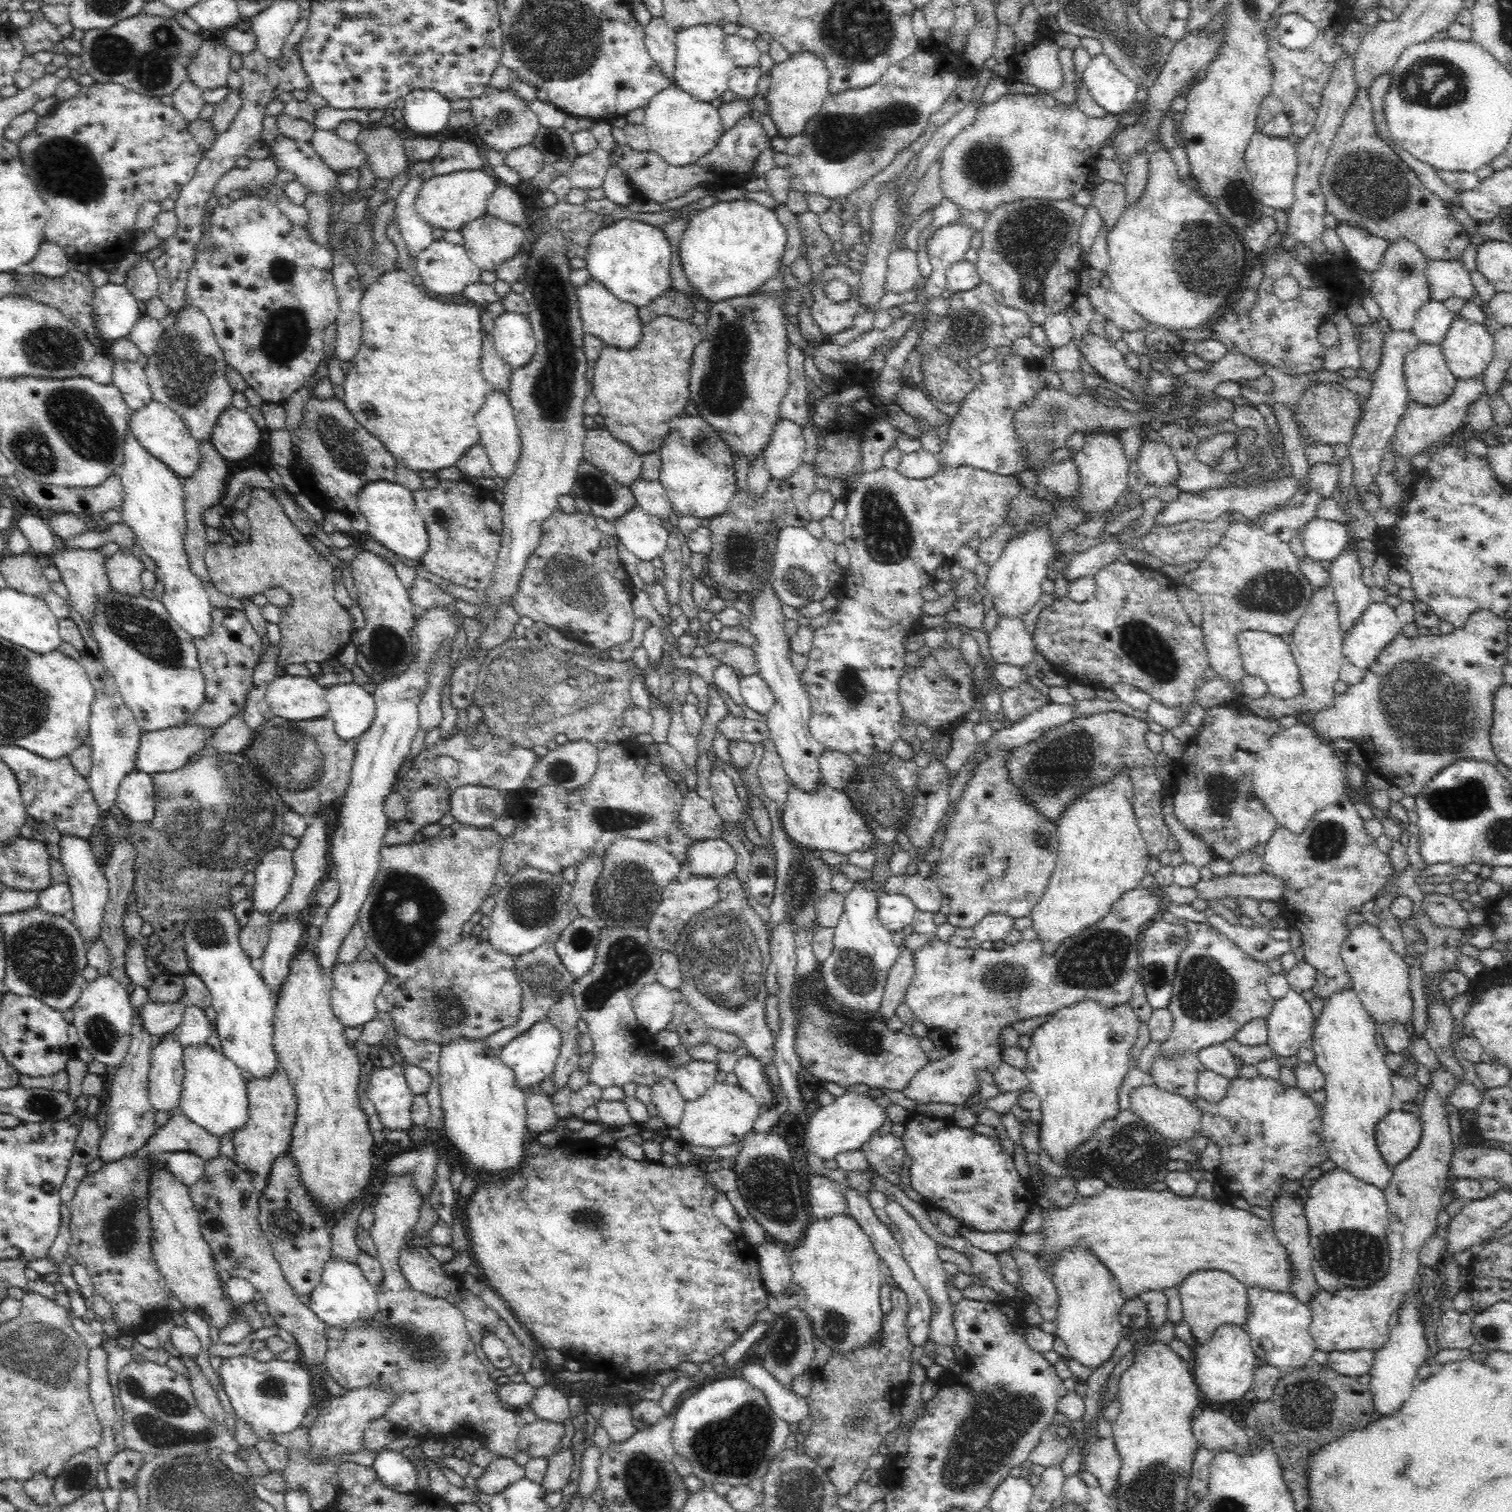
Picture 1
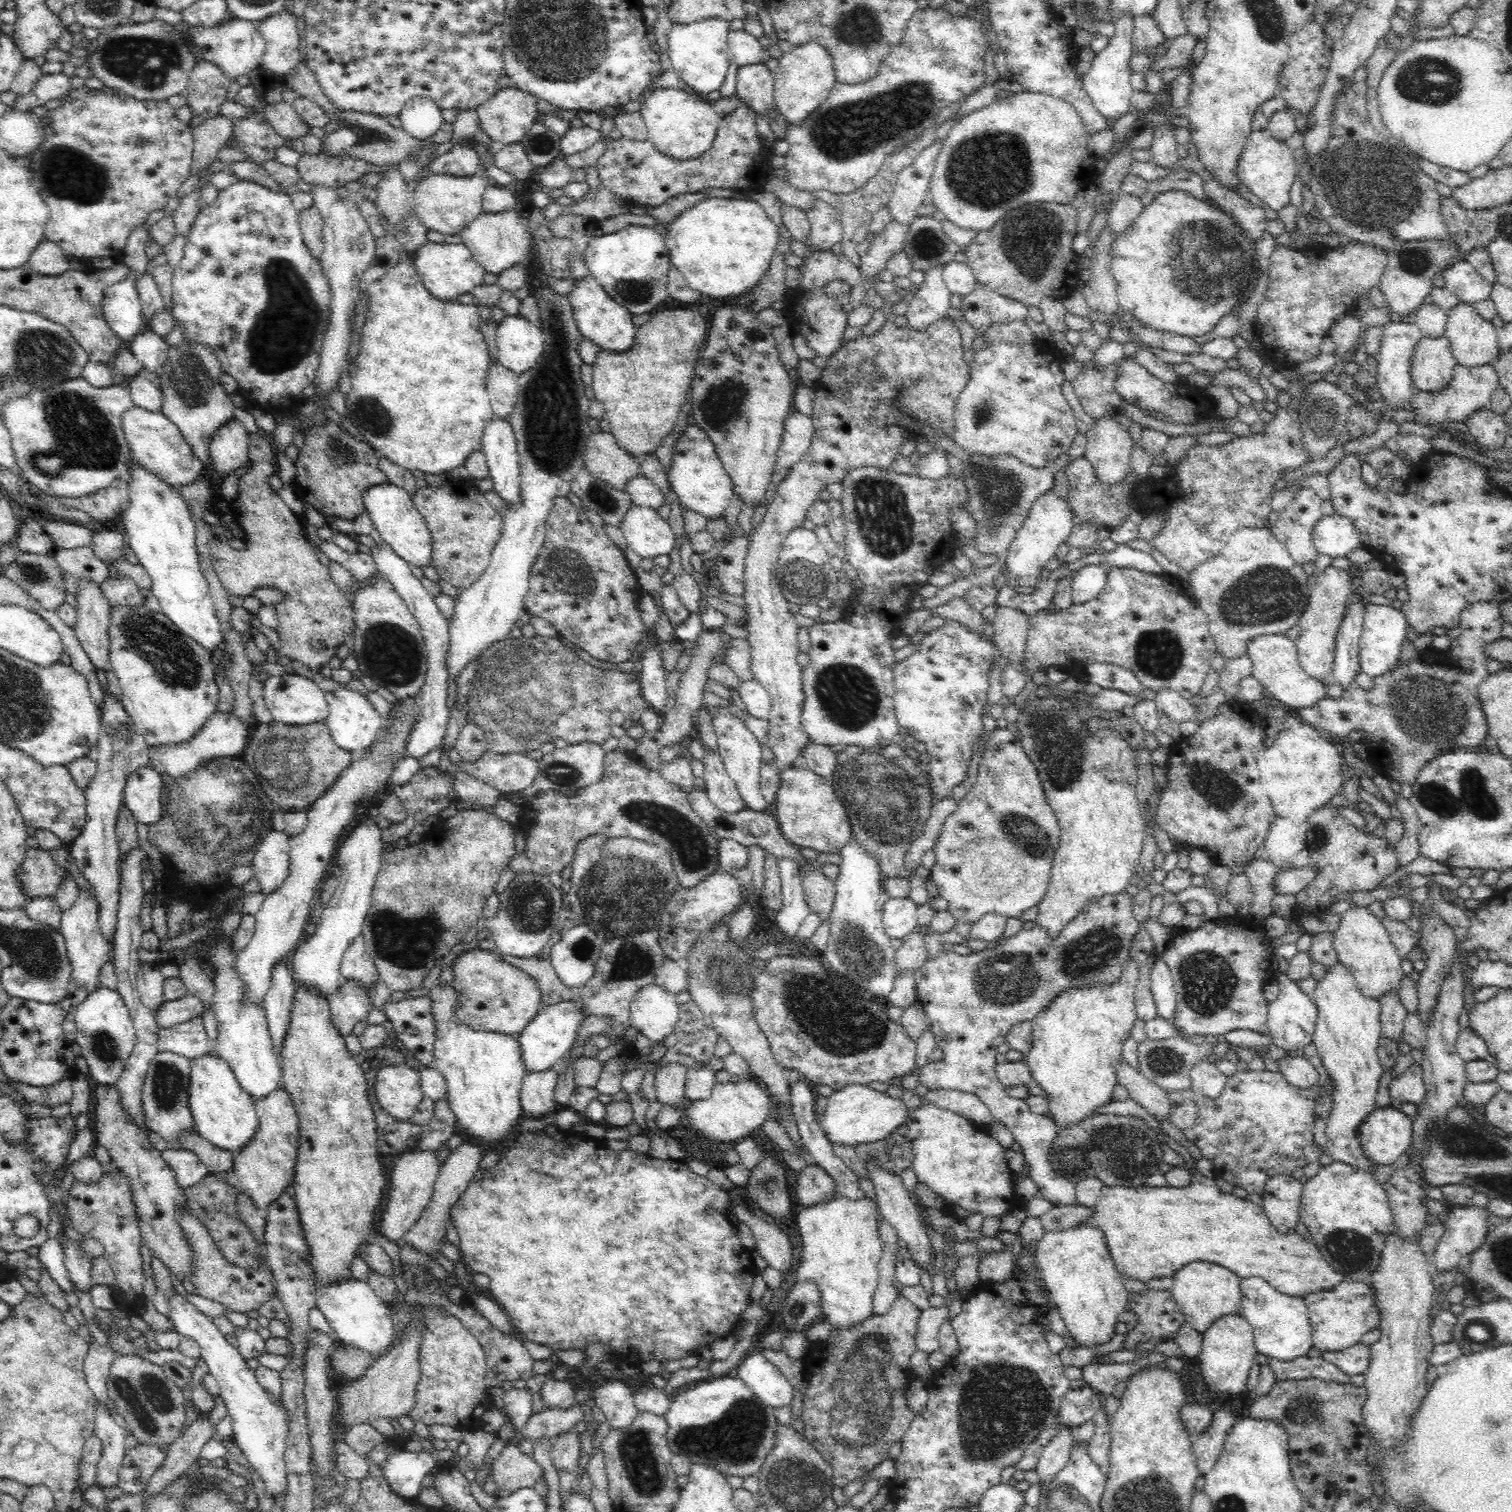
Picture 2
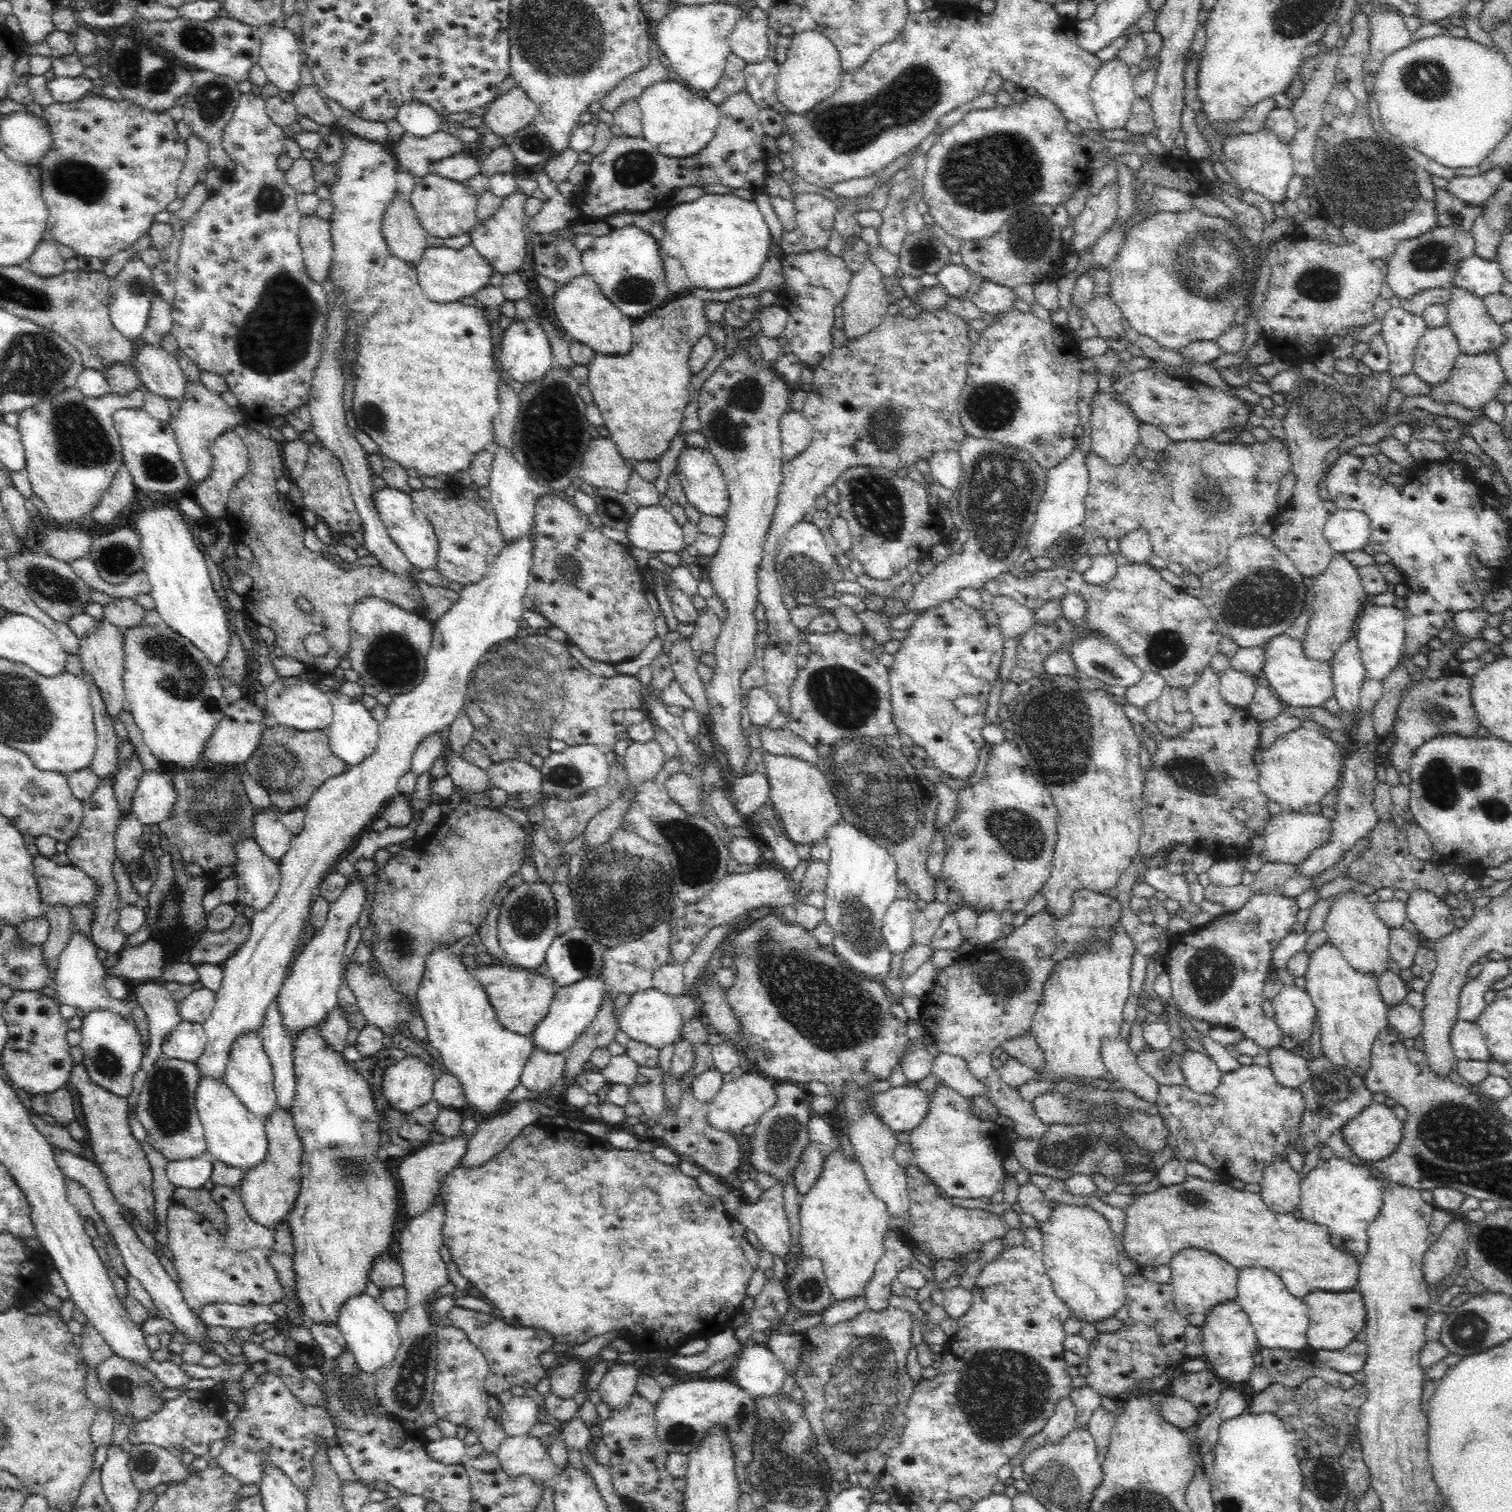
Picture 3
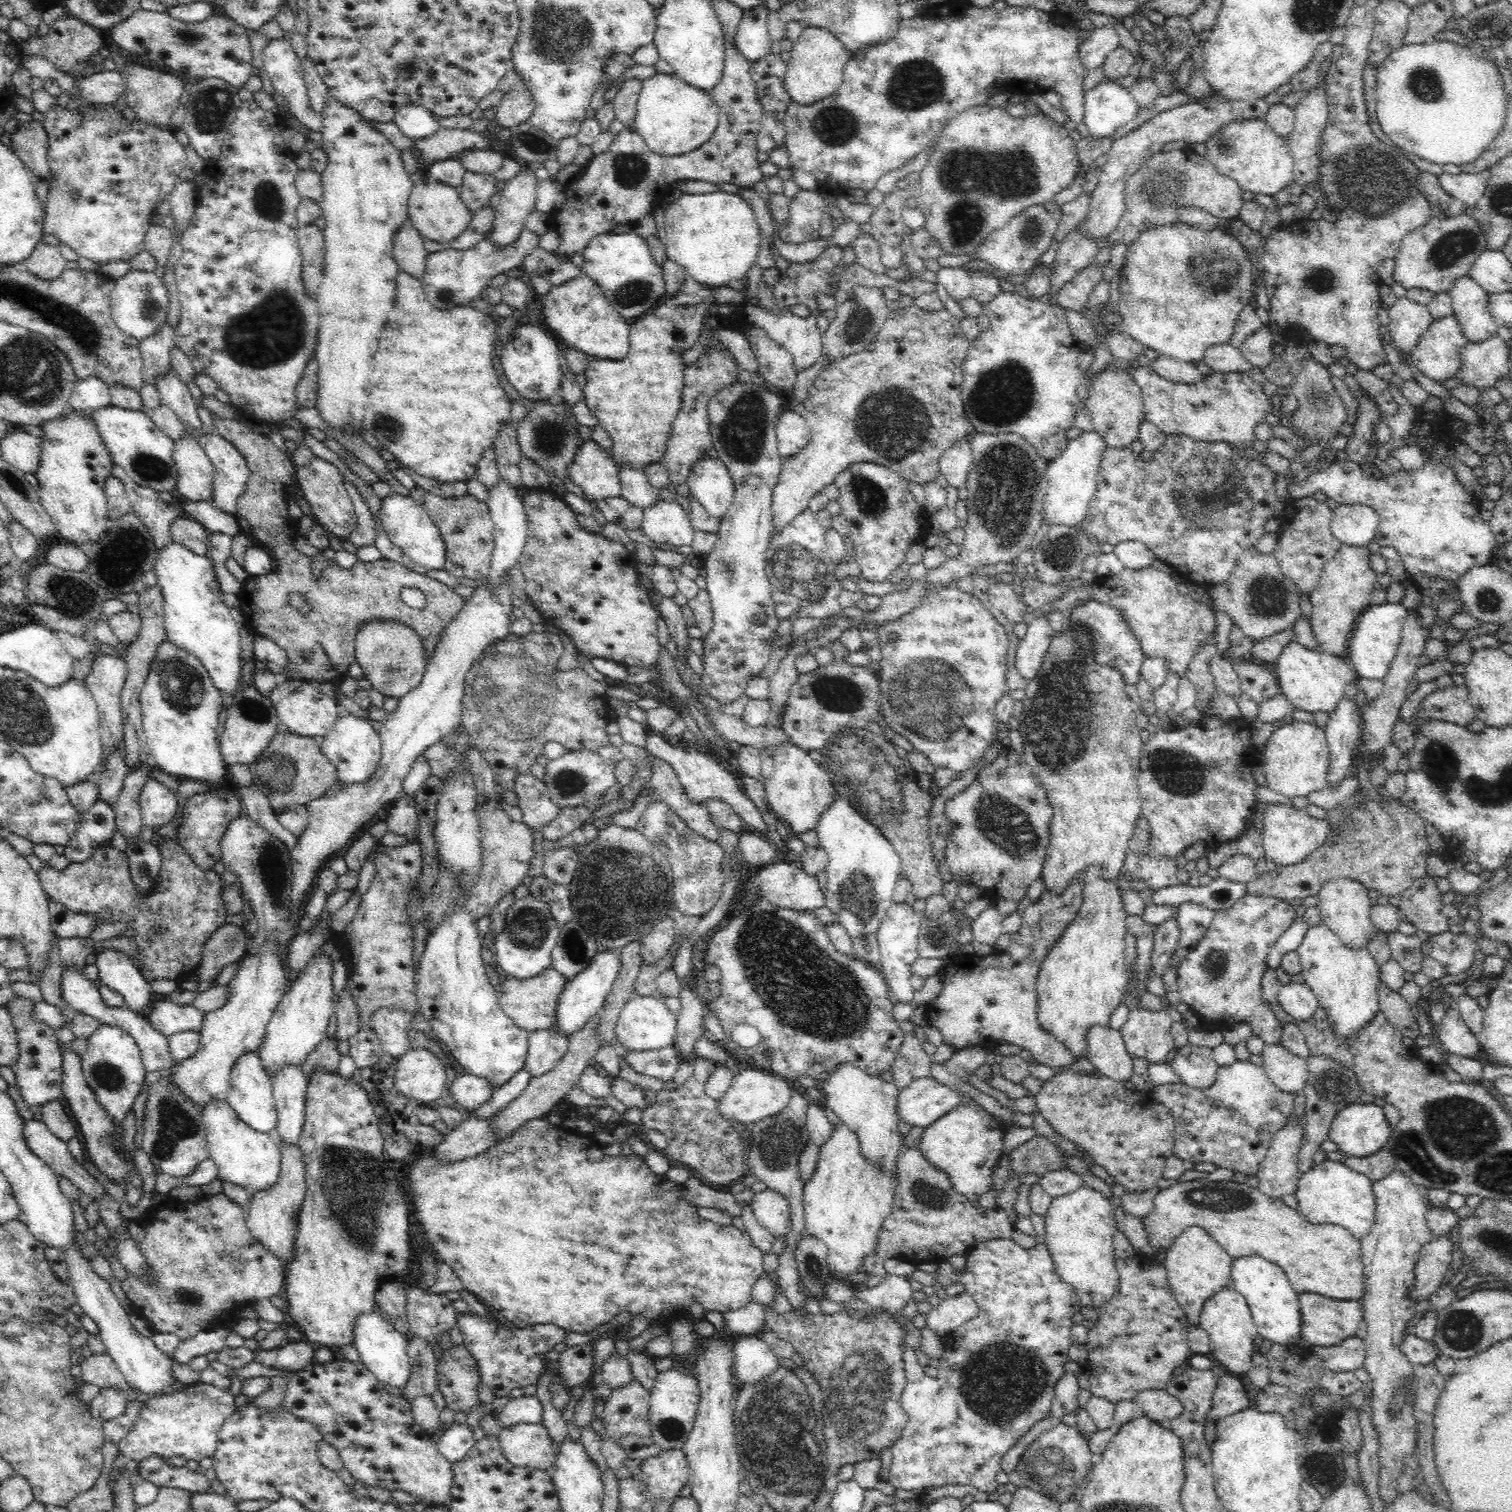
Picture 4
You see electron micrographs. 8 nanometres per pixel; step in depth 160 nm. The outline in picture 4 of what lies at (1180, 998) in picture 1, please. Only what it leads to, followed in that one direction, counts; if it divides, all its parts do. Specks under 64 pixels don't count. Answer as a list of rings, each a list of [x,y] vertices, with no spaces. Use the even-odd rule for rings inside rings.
[[[1246,895],[1240,898],[1232,908],[1216,910],[1213,922],[1198,945],[1186,956],[1178,969],[1178,992],[1181,1001],[1188,1004],[1194,1013],[1214,1028],[1228,1027],[1230,1024],[1248,1024],[1253,1034],[1262,1038],[1265,1044],[1278,1044],[1284,1033],[1284,1023],[1276,1018],[1276,1014],[1261,999],[1261,980],[1269,970],[1267,956],[1270,946],[1278,940],[1284,930],[1297,918],[1296,907],[1289,901],[1272,897]]]

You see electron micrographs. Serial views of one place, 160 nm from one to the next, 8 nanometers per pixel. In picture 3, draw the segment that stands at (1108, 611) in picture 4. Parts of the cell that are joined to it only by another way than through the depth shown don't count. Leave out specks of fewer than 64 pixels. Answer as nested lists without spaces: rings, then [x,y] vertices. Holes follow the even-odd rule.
[[[1080,594],[1074,597],[1068,595],[1061,600],[1061,617],[1071,626],[1071,632],[1075,634],[1075,637],[1071,638],[1068,652],[1071,654],[1078,670],[1089,678],[1098,679],[1115,687],[1128,689],[1140,682],[1143,672],[1124,653],[1124,649],[1118,643],[1114,643],[1114,640],[1108,639],[1108,635],[1104,635],[1100,629],[1094,629],[1094,627],[1088,625],[1086,601],[1083,600]]]

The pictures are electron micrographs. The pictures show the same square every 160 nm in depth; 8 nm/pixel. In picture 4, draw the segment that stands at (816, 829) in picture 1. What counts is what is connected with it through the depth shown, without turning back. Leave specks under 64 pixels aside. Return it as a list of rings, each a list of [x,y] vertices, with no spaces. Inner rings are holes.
[[[791,740],[764,747],[760,751],[761,773],[764,777],[764,800],[768,810],[781,821],[786,820],[795,834],[814,829],[821,812],[835,795],[833,782],[814,762],[808,751],[796,746]]]

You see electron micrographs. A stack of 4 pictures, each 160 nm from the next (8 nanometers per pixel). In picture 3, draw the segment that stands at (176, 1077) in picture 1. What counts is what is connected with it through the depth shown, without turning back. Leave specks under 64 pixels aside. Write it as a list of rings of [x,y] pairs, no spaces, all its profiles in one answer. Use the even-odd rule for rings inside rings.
[[[162,1056],[153,1064],[138,1094],[135,1116],[147,1130],[147,1145],[167,1164],[194,1159],[207,1151],[205,1130],[195,1103],[198,1082],[195,1063]]]

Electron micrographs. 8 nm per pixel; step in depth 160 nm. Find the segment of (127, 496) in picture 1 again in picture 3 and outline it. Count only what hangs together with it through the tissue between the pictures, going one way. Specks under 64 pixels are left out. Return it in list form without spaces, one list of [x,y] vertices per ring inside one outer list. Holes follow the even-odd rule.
[[[162,503],[142,508],[134,518],[134,530],[141,537],[141,552],[144,568],[149,576],[151,591],[156,603],[155,609],[162,622],[189,640],[203,651],[208,662],[219,668],[228,654],[232,628],[224,611],[224,604],[216,593],[206,553],[195,544],[190,525],[184,521],[183,513],[173,504]]]

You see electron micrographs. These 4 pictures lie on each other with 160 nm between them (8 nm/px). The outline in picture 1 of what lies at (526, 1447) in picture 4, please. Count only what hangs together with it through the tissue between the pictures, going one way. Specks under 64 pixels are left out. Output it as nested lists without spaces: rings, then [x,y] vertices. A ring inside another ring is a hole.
[[[494,1456],[484,1472],[475,1480],[475,1488],[480,1493],[495,1495],[504,1493],[508,1486],[524,1478],[526,1469],[514,1461],[514,1457],[504,1458]]]

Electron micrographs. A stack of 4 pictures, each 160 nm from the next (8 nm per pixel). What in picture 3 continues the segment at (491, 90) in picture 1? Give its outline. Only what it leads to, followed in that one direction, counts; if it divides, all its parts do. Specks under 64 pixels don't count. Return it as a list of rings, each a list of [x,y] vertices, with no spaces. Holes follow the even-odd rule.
[[[518,86],[500,94],[487,107],[483,122],[494,134],[507,139],[532,123],[537,113],[537,104]]]

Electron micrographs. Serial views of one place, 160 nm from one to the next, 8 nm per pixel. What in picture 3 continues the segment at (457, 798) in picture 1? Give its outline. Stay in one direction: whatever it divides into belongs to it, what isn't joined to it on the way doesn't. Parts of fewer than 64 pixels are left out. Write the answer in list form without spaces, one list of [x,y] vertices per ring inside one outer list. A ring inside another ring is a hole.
[[[446,726],[440,733],[439,756],[443,758],[444,768],[453,780],[453,784],[464,790],[472,790],[472,792],[482,792],[491,788],[491,778],[488,776],[486,769],[478,768],[478,766],[466,762],[464,758],[450,751],[450,726]]]

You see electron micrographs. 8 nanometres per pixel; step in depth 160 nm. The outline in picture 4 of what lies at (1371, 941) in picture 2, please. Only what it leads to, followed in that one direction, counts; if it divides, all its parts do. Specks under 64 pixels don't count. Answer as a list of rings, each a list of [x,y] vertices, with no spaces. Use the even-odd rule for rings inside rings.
[[[1337,877],[1325,881],[1318,890],[1318,905],[1322,922],[1324,922],[1349,948],[1362,948],[1367,946],[1372,936],[1376,933],[1370,921],[1372,908],[1368,898],[1369,890],[1361,882],[1347,877]]]

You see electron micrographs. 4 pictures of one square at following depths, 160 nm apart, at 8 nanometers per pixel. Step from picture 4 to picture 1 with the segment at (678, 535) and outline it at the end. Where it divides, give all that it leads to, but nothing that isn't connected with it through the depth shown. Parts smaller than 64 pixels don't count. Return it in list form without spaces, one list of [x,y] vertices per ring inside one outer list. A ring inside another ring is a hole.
[[[638,506],[632,507],[624,516],[620,516],[615,522],[615,530],[619,542],[625,545],[628,551],[636,555],[641,561],[654,560],[666,551],[667,540],[669,538],[669,530],[662,525],[662,519],[658,516],[646,514]]]

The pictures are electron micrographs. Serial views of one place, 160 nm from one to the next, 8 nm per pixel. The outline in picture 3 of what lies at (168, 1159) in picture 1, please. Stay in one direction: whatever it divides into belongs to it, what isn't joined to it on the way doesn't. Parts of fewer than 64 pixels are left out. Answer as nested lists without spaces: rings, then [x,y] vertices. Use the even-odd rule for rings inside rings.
[[[207,1150],[197,1158],[168,1163],[166,1172],[175,1188],[198,1190],[210,1180],[214,1162],[213,1156]]]

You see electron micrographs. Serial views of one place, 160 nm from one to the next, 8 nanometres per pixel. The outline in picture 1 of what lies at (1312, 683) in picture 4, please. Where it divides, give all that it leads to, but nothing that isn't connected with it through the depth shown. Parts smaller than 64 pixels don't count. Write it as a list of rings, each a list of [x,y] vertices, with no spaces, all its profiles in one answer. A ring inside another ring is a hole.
[[[1260,631],[1242,632],[1236,639],[1238,639],[1245,674],[1257,676],[1266,684],[1270,700],[1288,701],[1304,696],[1304,686],[1300,680],[1298,665],[1292,656],[1290,643],[1284,642],[1280,636]]]

